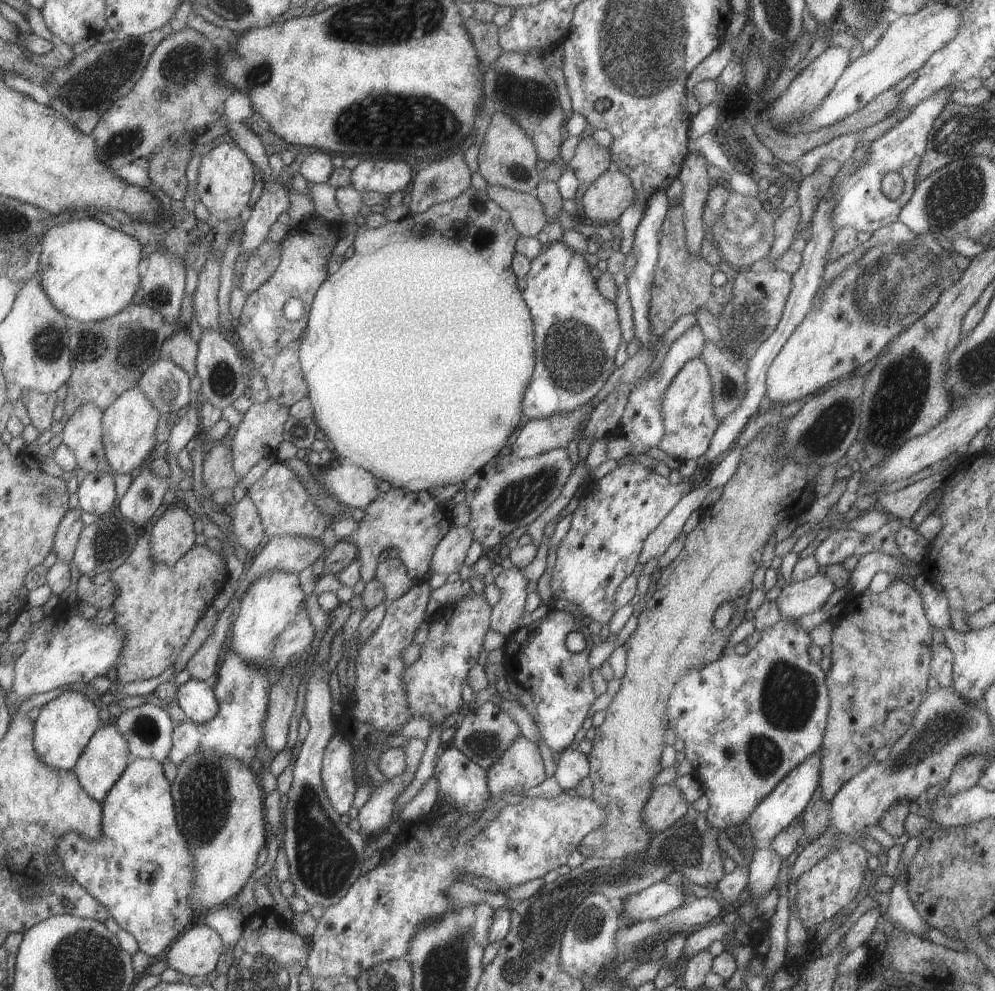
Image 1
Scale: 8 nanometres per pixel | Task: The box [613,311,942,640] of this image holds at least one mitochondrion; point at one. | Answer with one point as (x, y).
(897, 403)

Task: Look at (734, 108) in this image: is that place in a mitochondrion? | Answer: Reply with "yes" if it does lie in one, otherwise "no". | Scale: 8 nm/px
no

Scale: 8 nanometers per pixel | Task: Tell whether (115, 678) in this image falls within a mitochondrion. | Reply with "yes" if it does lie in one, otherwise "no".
no

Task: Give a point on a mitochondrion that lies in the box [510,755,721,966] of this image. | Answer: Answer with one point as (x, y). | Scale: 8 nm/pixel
(587, 923)

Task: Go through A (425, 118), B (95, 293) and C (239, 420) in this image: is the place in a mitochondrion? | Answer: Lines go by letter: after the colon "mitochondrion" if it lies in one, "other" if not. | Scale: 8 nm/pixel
A: mitochondrion
B: other
C: other

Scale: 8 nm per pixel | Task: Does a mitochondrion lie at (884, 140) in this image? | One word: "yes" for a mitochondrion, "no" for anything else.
no

